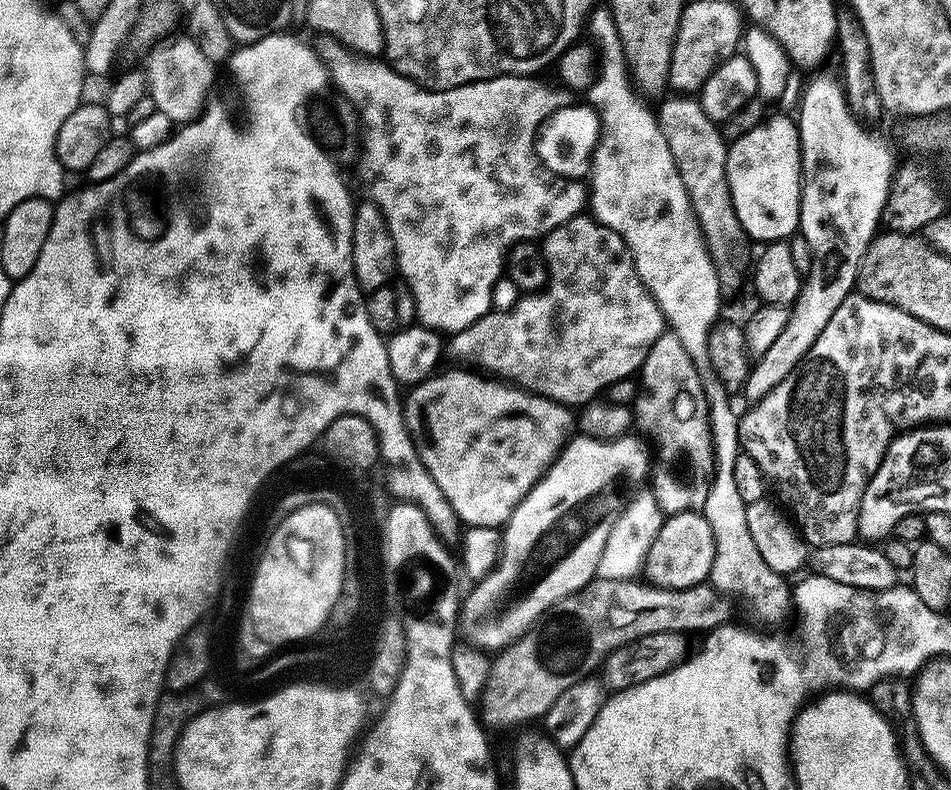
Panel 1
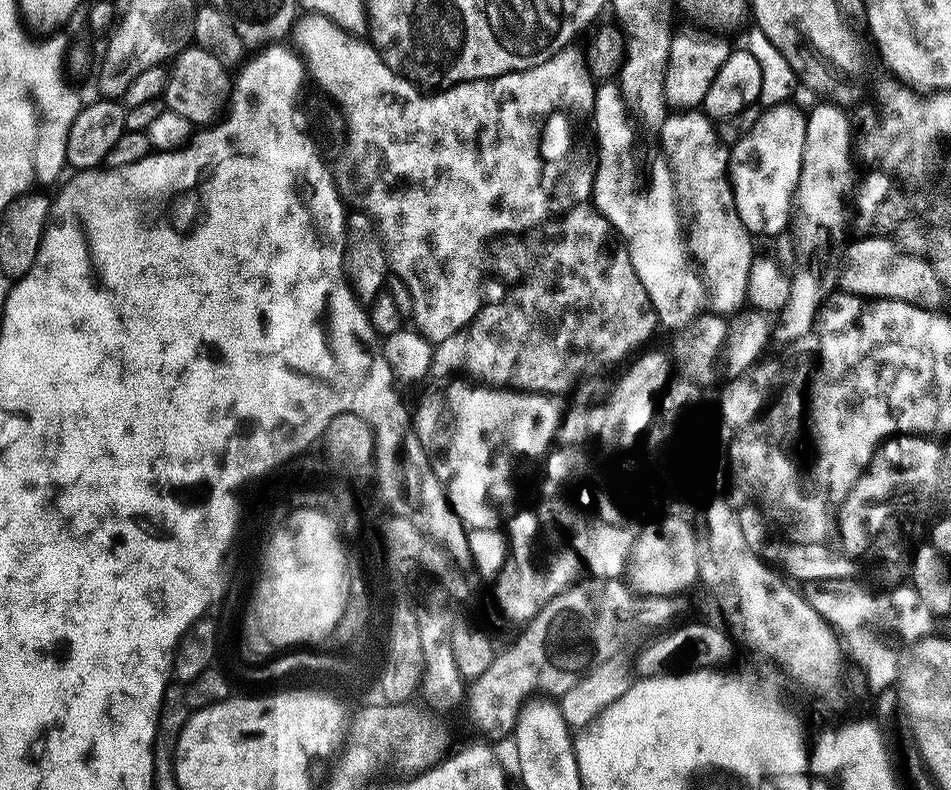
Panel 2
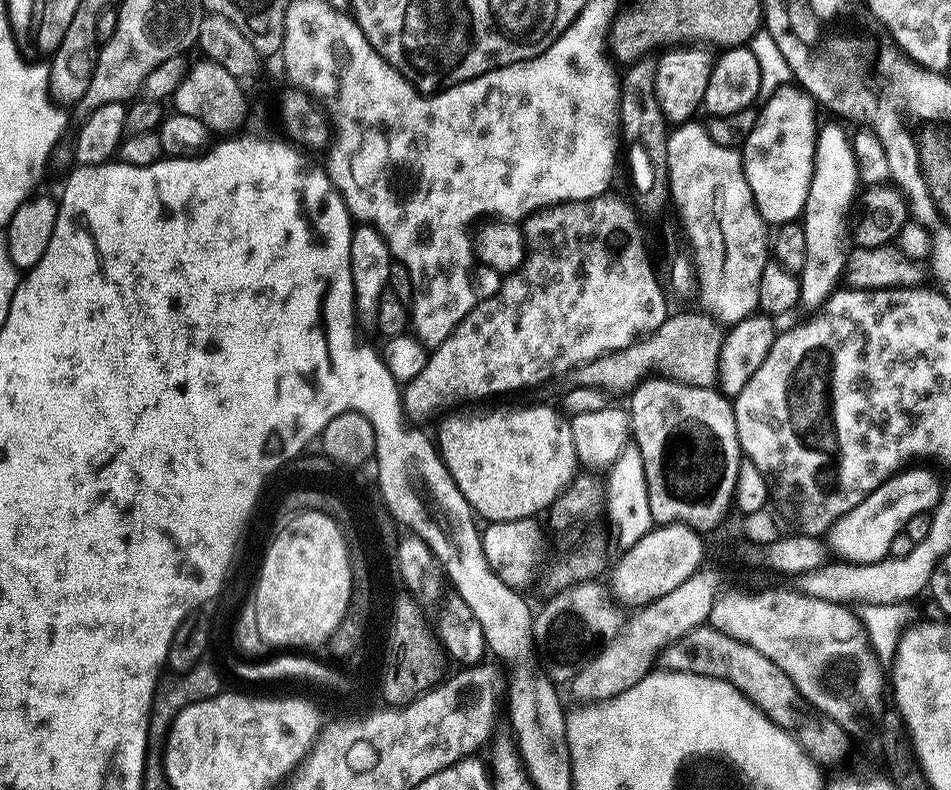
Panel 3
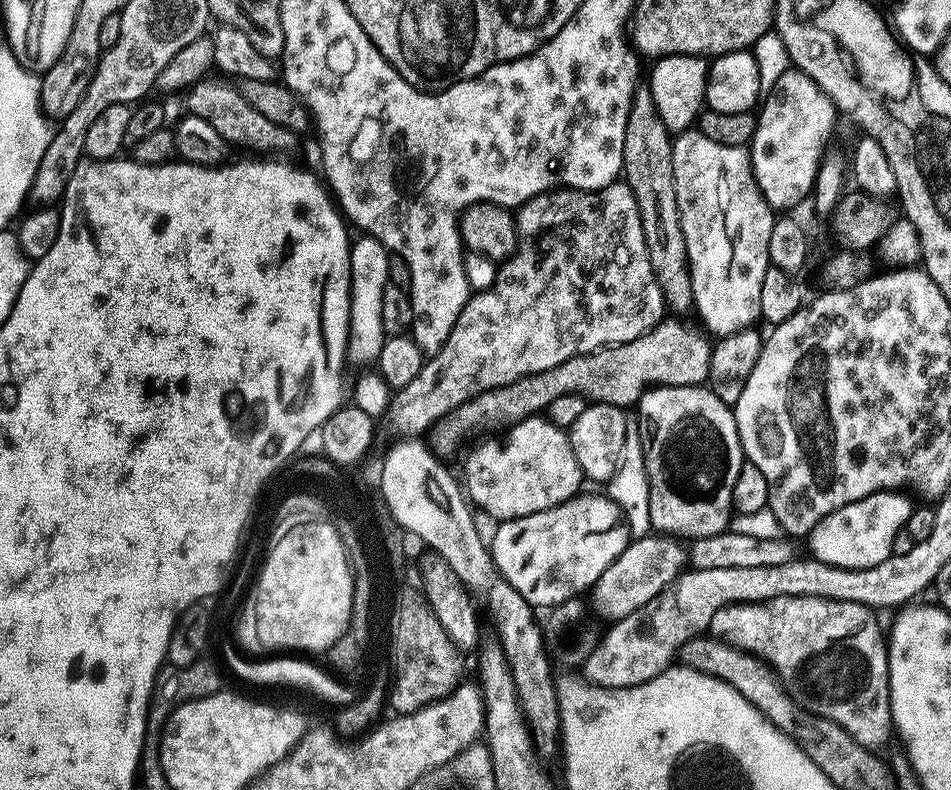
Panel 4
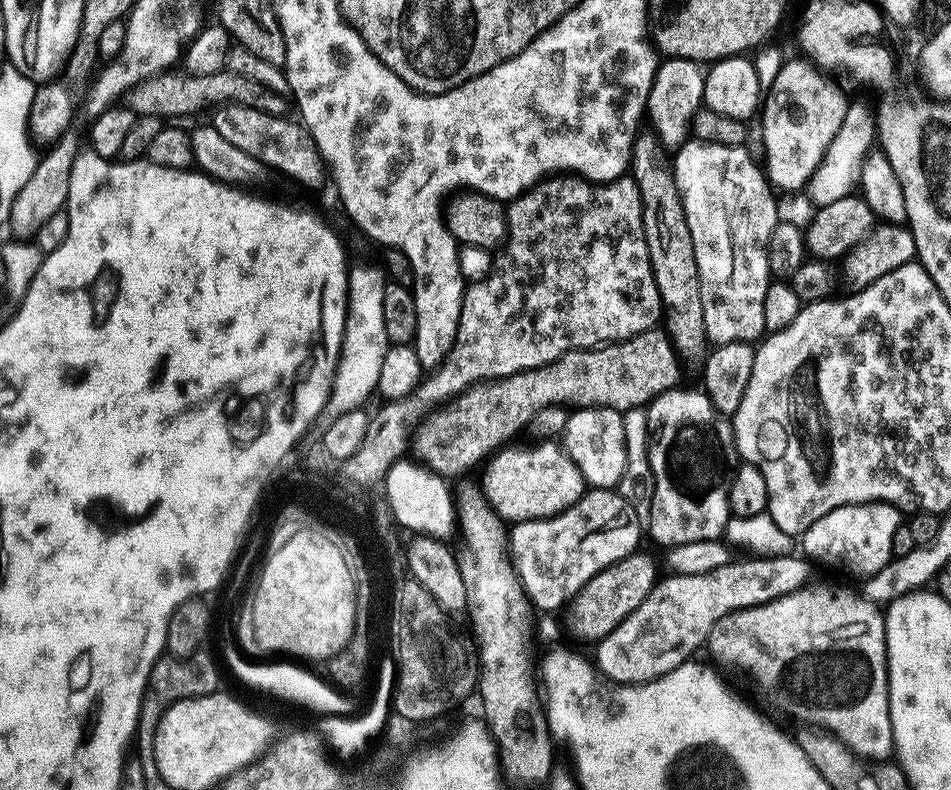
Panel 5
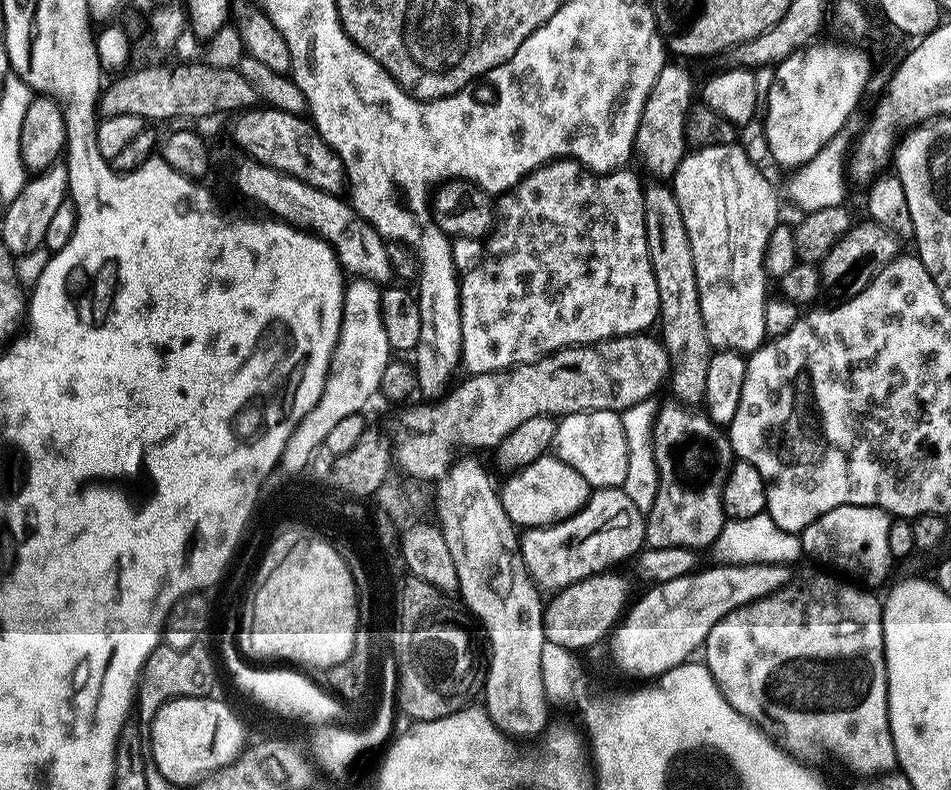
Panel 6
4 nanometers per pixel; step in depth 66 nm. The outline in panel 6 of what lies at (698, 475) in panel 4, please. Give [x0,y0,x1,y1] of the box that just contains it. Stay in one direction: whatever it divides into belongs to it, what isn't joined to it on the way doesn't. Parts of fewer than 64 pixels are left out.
[644,402,734,550]

